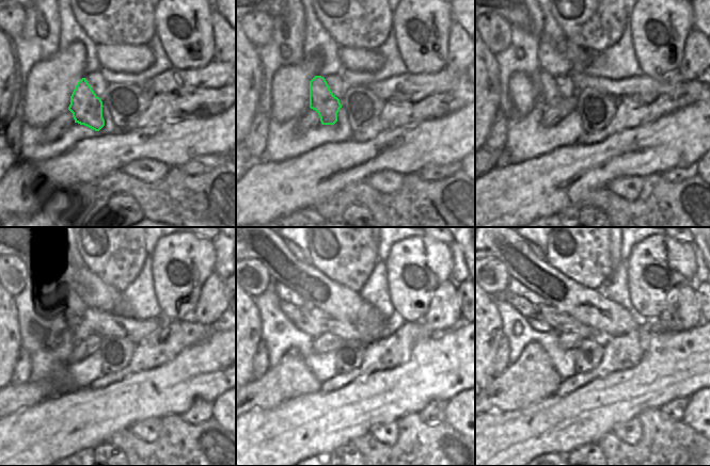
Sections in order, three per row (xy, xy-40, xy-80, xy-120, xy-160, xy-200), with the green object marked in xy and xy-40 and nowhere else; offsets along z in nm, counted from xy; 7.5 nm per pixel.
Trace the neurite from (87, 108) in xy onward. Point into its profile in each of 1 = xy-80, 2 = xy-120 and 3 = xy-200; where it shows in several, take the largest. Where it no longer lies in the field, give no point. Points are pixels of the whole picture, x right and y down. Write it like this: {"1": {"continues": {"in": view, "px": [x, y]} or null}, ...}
{"1": {"continues": {"in": "xy-80", "px": [548, 84]}}, "2": {"continues": {"in": "xy-120", "px": [61, 316]}}, "3": {"continues": {"in": "xy-200", "px": [526, 308]}}}

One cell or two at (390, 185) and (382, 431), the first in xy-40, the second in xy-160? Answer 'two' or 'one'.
one

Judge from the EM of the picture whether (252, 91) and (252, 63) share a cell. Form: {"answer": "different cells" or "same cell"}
{"answer": "same cell"}

